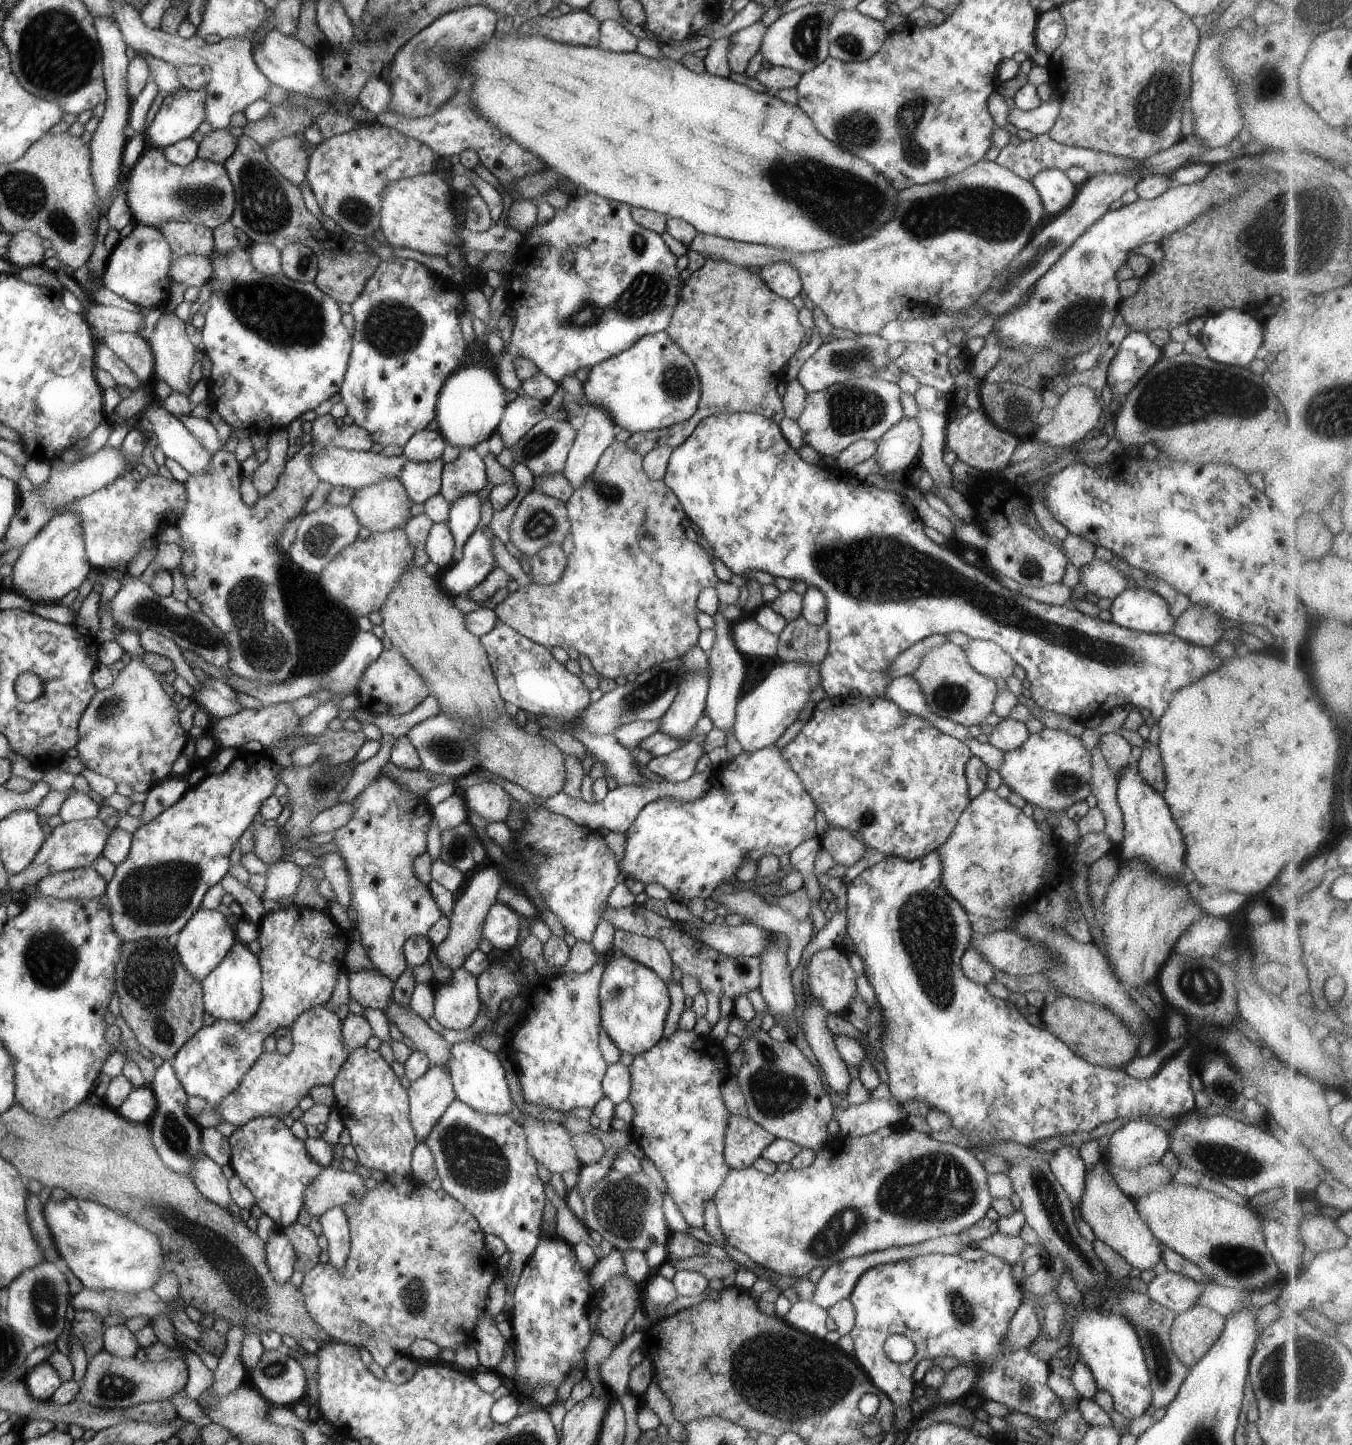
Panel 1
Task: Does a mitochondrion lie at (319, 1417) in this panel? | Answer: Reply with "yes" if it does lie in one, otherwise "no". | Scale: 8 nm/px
no

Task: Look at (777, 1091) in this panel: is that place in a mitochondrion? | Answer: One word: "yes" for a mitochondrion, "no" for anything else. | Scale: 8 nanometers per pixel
yes

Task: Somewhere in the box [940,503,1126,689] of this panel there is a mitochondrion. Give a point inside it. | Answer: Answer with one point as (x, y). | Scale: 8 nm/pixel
(1030, 568)

